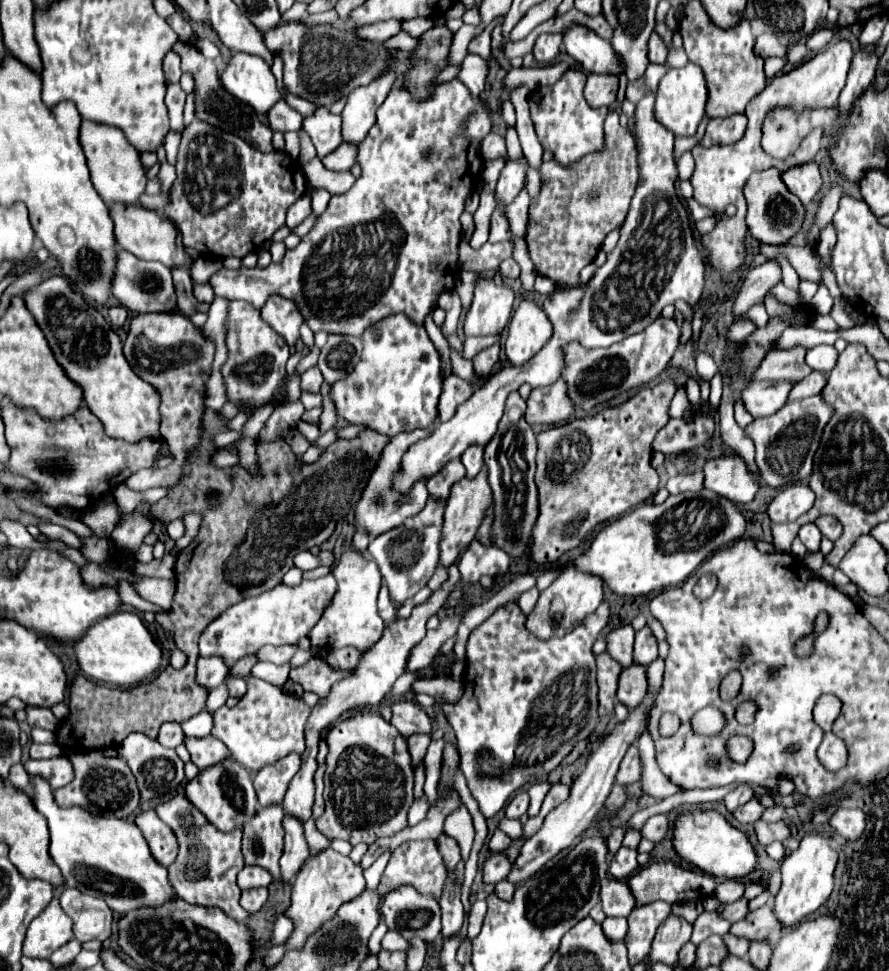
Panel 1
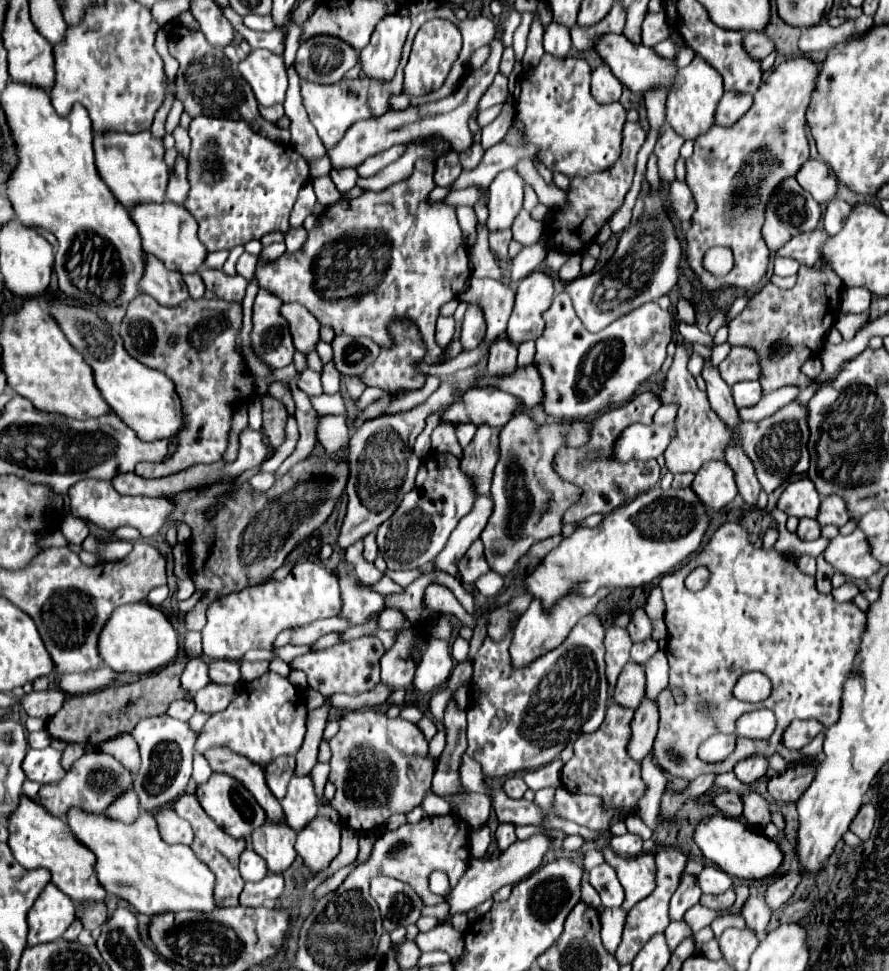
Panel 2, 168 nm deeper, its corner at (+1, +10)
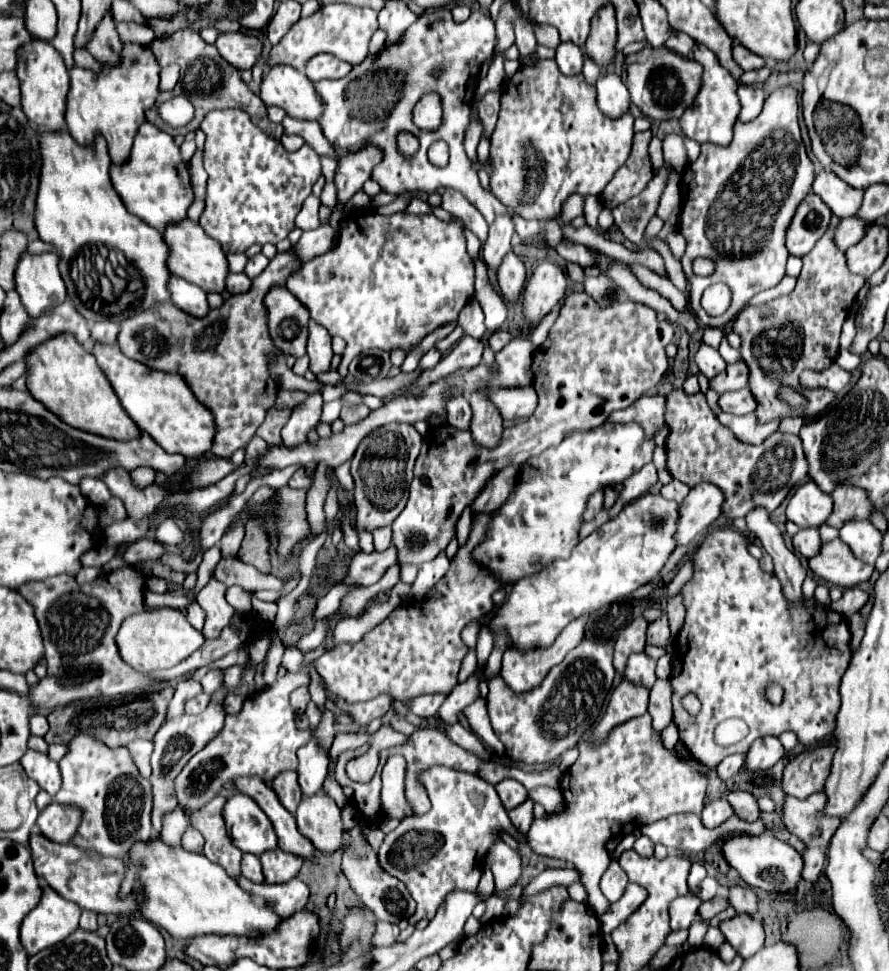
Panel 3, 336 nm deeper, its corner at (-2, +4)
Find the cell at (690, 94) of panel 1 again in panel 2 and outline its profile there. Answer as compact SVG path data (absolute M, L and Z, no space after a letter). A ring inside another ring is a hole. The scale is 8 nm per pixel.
M695 56L689 66L679 68L675 90L667 96L667 122L669 126L685 140L695 140L705 134L715 124L715 110L723 96L723 78L721 74L707 64L701 56Z

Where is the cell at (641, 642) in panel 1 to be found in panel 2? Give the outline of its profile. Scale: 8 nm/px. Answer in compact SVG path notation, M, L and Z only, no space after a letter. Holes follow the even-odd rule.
M649 638L647 642L633 644L633 648L631 648L631 660L637 662L637 664L645 664L657 650L659 648L657 648L657 642L653 638Z

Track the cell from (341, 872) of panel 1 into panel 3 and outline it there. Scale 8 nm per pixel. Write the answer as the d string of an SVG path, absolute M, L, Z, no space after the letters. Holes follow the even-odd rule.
M324 792L302 800L296 810L298 830L306 836L318 852L332 854L344 846L348 832L344 830L340 810Z

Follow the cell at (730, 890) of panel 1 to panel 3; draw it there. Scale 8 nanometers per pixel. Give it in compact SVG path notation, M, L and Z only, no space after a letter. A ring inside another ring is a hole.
M708 876L708 878L704 878L704 880L700 882L700 890L698 890L698 894L700 894L702 900L710 900L710 898L714 898L714 896L718 894L718 890L720 890L718 880Z

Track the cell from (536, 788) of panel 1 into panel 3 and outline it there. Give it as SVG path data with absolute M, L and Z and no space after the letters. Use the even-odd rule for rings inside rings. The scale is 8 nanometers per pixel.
M536 788L536 790L530 790L528 796L534 802L540 802L546 808L546 812L552 812L562 802L562 794L556 788Z

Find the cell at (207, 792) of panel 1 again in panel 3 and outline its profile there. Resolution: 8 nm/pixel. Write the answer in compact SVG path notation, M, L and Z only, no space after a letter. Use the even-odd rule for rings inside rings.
M230 796L226 808L222 808L226 830L236 848L260 856L266 850L276 848L276 834L268 816L250 800L250 796Z

